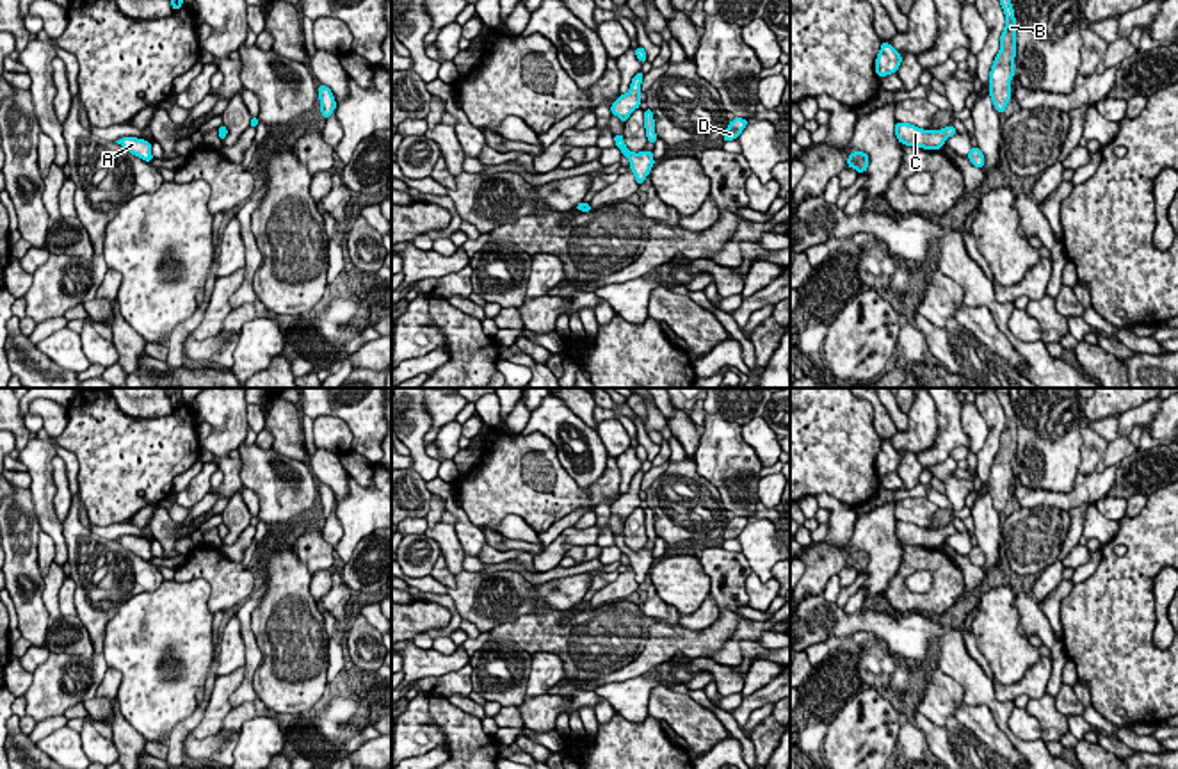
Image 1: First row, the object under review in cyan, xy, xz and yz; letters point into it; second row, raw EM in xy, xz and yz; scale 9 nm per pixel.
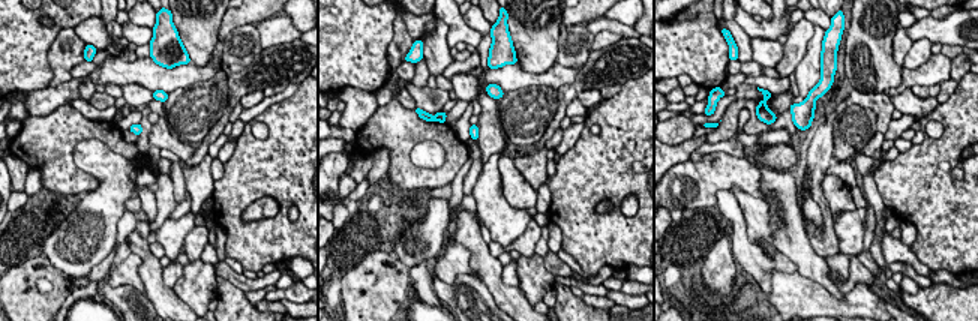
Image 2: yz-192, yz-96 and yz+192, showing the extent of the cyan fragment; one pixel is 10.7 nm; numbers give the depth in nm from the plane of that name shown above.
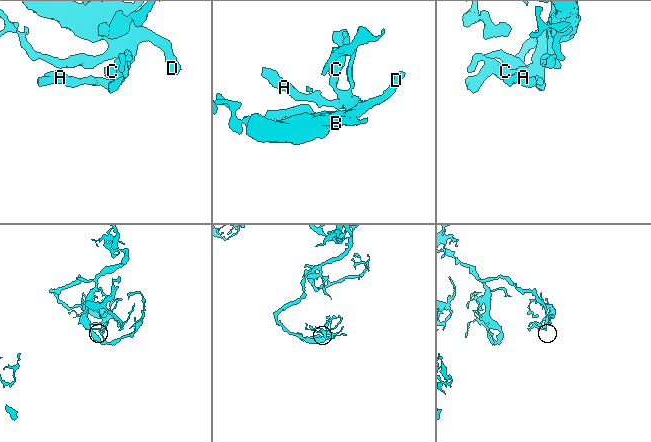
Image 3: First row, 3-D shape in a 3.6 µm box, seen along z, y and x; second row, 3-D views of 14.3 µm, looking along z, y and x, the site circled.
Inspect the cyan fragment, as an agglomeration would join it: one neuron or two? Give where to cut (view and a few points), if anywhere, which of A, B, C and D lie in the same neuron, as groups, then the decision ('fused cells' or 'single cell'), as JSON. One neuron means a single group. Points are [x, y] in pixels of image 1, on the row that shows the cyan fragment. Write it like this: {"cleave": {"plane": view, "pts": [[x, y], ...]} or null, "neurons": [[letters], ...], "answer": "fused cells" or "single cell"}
{"cleave": null, "neurons": [["A", "B", "C", "D"]], "answer": "single cell"}

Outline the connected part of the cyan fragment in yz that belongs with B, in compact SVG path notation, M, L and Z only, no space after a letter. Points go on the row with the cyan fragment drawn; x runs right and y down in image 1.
M1000 0L1005 14L1005 27L1000 36L1000 50L989 71L989 96L996 112L1004 112L1011 100L1011 80L1014 77L1016 57L1016 18L1011 0Z

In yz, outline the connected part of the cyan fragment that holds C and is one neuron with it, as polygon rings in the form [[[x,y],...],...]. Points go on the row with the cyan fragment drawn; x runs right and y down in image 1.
[[[895,123],[897,141],[913,148],[940,150],[941,146],[945,146],[945,139],[956,134],[957,130],[954,128],[954,125],[931,132],[909,123]]]

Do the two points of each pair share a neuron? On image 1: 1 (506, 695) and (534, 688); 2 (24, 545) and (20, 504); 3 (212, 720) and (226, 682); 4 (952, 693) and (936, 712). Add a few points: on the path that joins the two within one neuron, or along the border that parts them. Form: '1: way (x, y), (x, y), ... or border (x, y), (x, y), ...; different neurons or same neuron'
1: border (532, 655), (525, 695); different neurons
2: way (20, 534), (20, 515); same neuron
3: way (216, 711), (223, 691); same neuron
4: way (947, 698), (938, 707); same neuron

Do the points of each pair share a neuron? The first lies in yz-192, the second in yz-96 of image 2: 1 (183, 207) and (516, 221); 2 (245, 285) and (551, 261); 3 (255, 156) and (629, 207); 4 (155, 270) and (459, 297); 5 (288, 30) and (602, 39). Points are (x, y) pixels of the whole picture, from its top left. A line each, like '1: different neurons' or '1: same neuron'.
1: different neurons
2: same neuron
3: different neurons
4: different neurons
5: same neuron

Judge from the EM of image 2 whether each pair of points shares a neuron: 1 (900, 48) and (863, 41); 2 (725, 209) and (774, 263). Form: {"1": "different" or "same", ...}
{"1": "different", "2": "same"}

